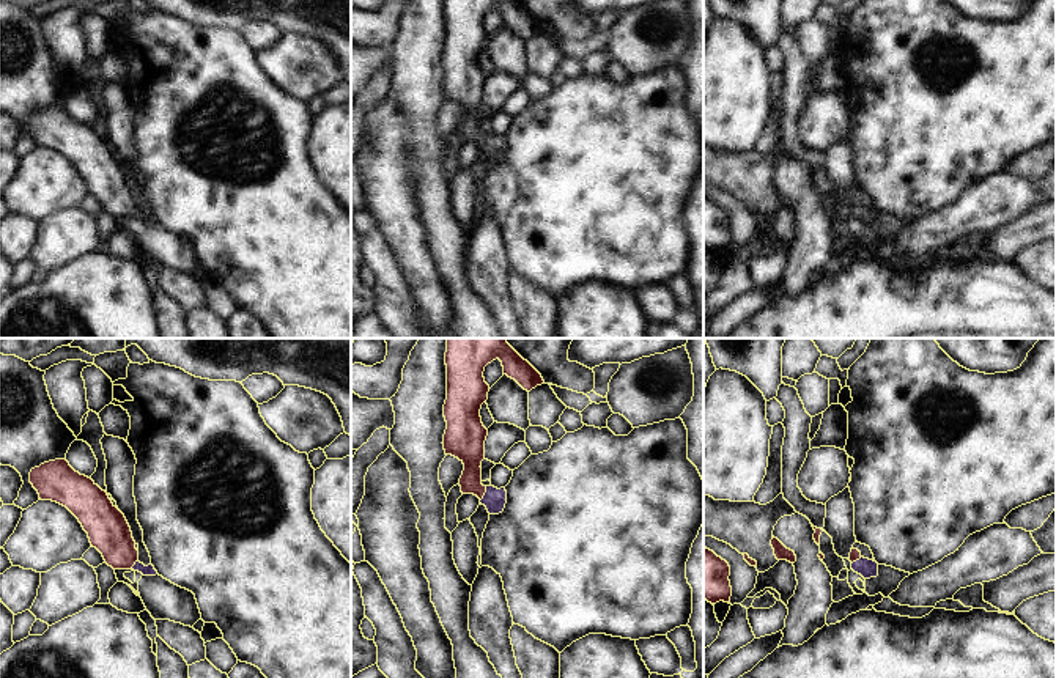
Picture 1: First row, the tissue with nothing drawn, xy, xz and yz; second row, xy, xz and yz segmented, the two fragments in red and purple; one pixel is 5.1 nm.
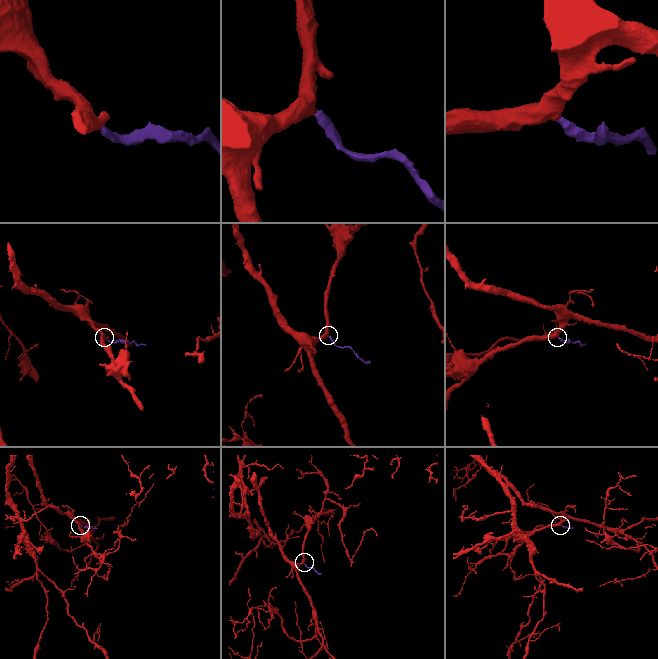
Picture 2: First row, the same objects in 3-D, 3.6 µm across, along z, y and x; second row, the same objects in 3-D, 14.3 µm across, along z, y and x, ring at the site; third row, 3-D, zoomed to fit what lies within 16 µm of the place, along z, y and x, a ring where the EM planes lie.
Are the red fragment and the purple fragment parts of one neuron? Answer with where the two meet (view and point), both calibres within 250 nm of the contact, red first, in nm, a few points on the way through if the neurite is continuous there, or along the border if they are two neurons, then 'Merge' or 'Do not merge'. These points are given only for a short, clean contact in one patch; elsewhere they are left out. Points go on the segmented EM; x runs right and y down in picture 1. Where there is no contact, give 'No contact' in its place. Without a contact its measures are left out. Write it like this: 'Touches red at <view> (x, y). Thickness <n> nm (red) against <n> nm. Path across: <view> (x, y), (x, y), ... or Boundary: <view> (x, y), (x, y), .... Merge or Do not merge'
Touches red at xz (483, 494). Thickness 150 nm (red) against 120 nm. Path across: xz (469, 449), (472, 483), (483, 494), (494, 499). Merge

